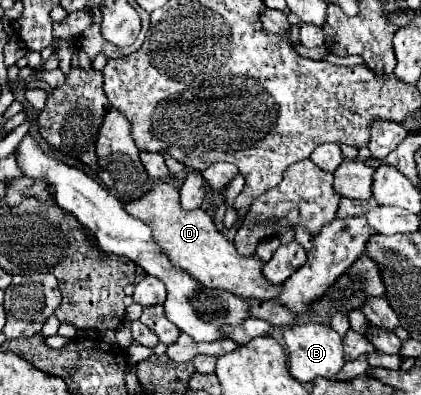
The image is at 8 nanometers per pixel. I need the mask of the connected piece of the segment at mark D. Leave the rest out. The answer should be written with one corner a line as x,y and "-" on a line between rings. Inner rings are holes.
155,182
153,188
143,194
137,200
123,202
123,208
143,220
153,230
153,240
159,244
161,252
171,260
171,264
183,272
187,272
191,278
195,278
205,288
219,288
227,290
231,294
237,294
241,298
257,298
257,300
271,300
277,298
281,292
281,286
269,284
263,274
263,262
259,256
241,256
235,246
225,240
211,216
203,208
199,210
183,210
179,202
179,190
167,182

